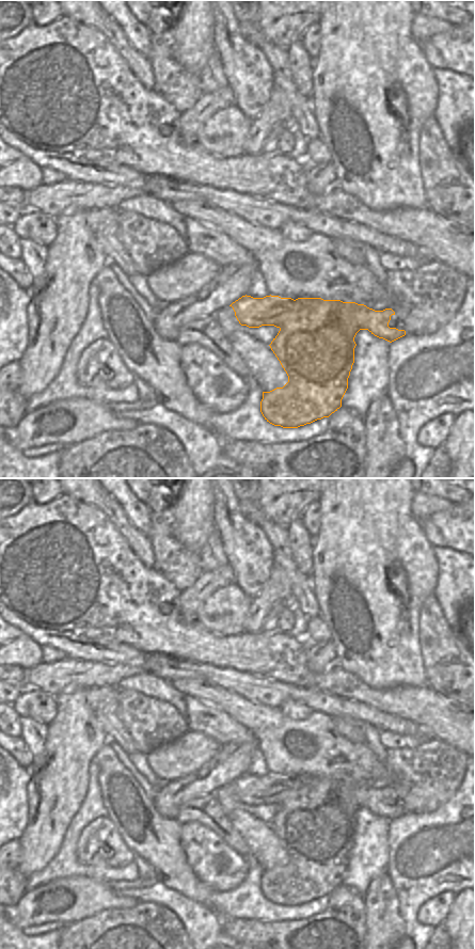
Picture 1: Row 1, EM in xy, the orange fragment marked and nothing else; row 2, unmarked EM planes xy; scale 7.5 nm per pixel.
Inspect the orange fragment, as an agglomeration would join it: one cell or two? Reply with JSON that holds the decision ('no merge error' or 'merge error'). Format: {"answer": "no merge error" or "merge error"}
{"answer": "merge error"}

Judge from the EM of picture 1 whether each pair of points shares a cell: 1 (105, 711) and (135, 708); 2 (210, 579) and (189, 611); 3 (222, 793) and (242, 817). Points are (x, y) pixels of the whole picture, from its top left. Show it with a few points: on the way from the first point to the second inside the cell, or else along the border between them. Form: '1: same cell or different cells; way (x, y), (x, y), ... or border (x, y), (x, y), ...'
1: different cells; border (119, 691), (117, 716), (128, 732)
2: same cell; way (204, 586), (189, 603)
3: different cells; border (238, 807), (228, 815)

